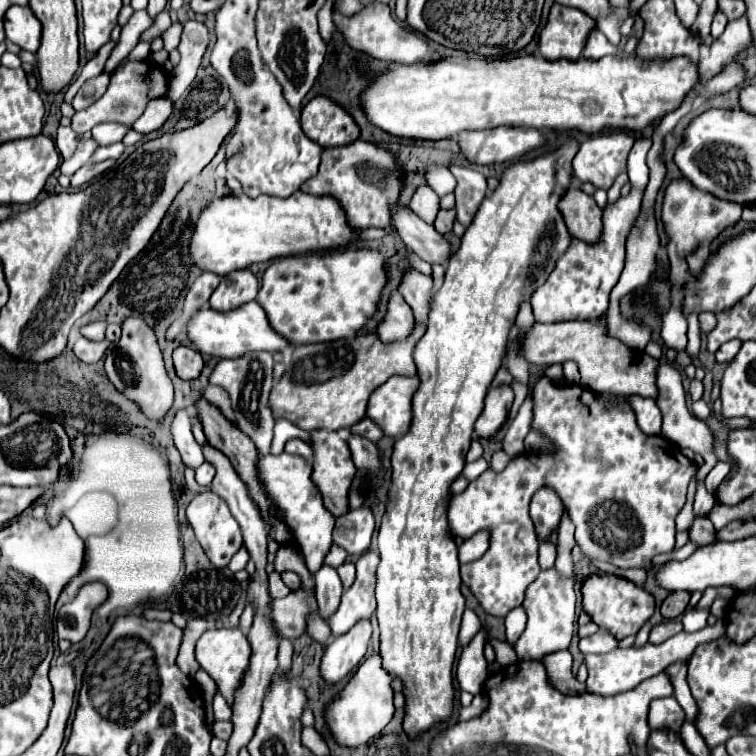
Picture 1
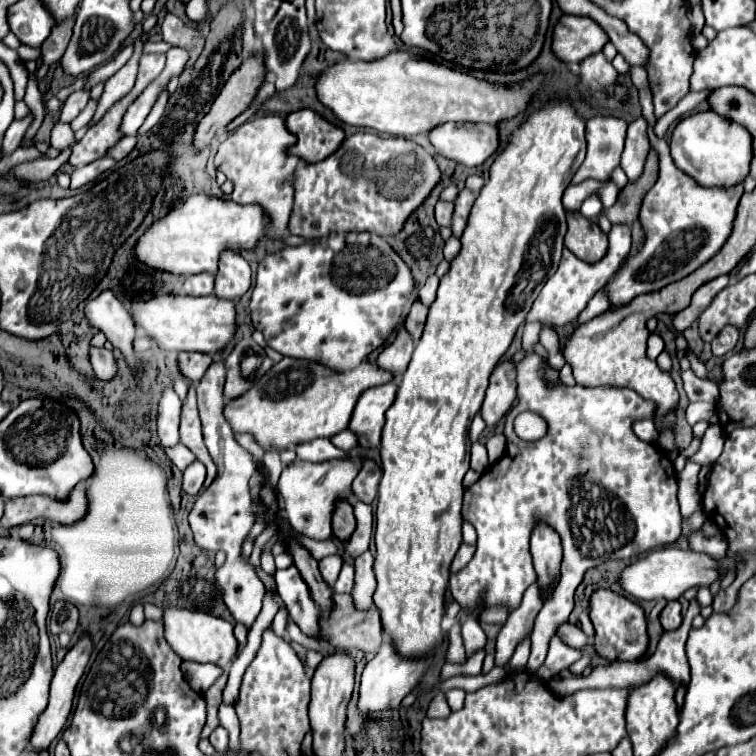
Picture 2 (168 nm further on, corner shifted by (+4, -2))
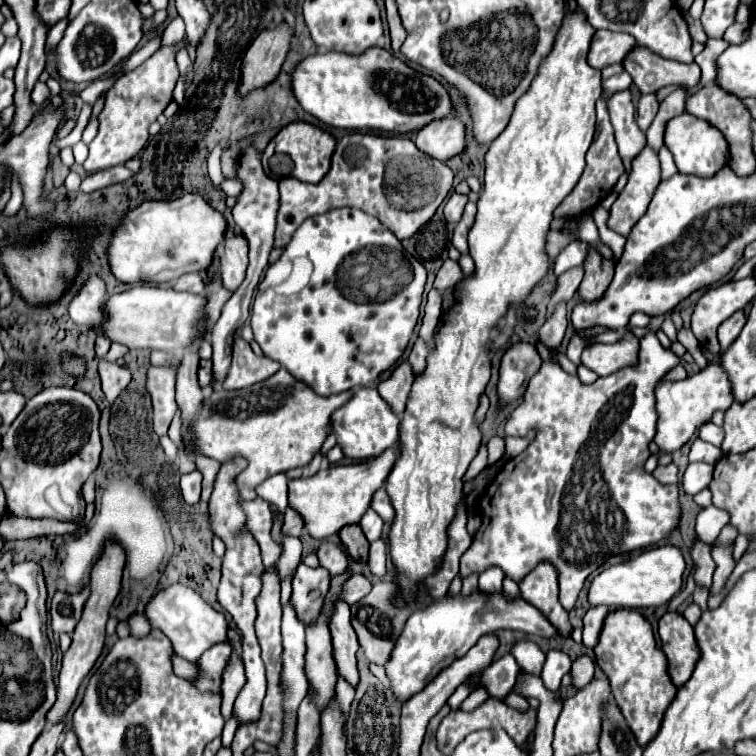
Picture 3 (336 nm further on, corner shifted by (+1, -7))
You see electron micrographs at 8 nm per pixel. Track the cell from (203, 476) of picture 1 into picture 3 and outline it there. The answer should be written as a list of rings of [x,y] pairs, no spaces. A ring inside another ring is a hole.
[[[198,470],[190,474],[182,474],[180,490],[182,490],[182,498],[186,504],[196,504],[200,500],[200,484],[202,484],[202,476]]]

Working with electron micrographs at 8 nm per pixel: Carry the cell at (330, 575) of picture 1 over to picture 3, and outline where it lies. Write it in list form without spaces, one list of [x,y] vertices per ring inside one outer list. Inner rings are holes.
[[[324,542],[320,546],[318,560],[320,560],[320,566],[330,572],[330,576],[340,576],[348,570],[348,556],[344,554],[342,548],[338,548],[332,542]]]

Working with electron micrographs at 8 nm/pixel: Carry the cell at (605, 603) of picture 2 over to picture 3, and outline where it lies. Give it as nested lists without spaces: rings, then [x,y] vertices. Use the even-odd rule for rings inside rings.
[[[612,610],[604,620],[604,632],[600,632],[594,654],[596,664],[610,678],[612,694],[620,712],[638,744],[644,748],[660,732],[664,714],[678,692],[668,674],[668,660],[656,646],[650,622],[636,610]]]

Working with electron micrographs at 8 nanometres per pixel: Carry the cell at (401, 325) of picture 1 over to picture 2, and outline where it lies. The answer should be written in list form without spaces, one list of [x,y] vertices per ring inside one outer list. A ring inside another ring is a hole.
[[[399,327],[397,337],[379,353],[377,365],[383,371],[391,371],[393,381],[399,381],[399,377],[405,373],[411,361],[411,355],[413,355],[413,341],[405,331],[405,327]]]

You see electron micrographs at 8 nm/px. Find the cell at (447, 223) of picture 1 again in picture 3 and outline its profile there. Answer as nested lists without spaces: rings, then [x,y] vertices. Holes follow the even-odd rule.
[[[454,192],[454,194],[450,196],[450,200],[446,202],[446,206],[444,206],[444,218],[446,218],[446,222],[450,222],[450,224],[458,224],[460,218],[462,218],[462,212],[464,212],[466,202],[468,202],[466,196]]]

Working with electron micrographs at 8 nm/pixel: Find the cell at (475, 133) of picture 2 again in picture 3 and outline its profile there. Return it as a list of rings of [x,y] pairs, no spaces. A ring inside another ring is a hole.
[[[444,118],[420,128],[414,136],[416,146],[436,160],[450,160],[466,150],[466,126],[456,118]]]

